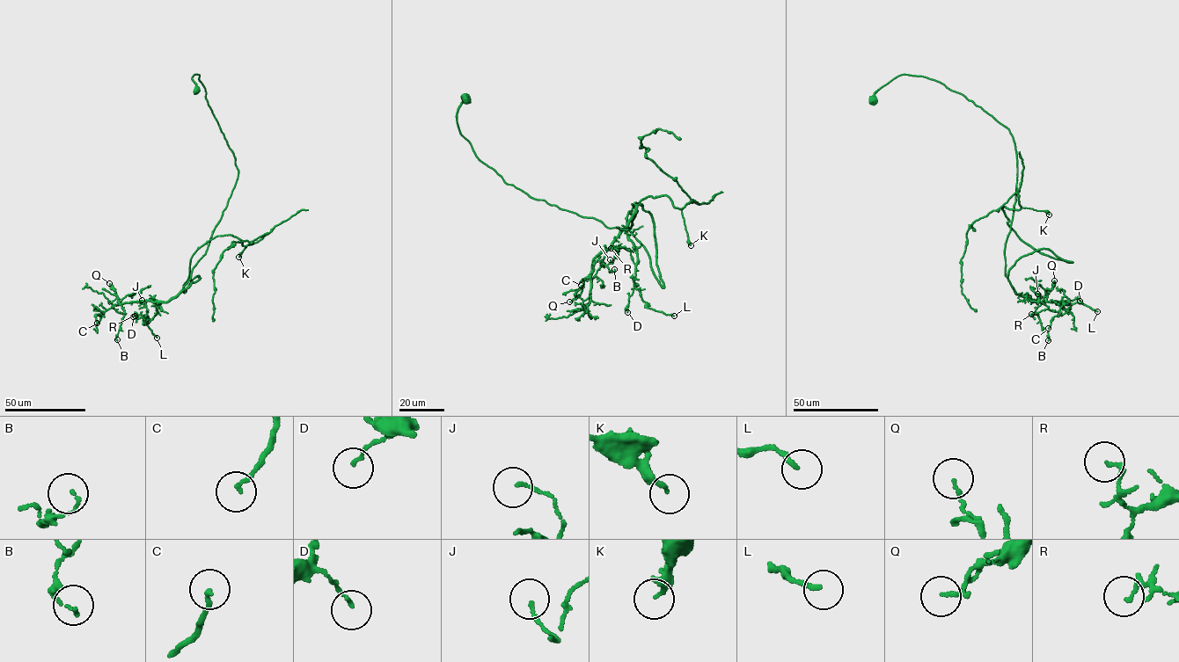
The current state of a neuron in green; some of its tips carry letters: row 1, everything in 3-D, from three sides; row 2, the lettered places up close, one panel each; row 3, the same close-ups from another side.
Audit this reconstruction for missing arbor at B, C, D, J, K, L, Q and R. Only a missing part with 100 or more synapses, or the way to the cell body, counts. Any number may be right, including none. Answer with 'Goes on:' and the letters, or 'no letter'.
Goes on: no letter

